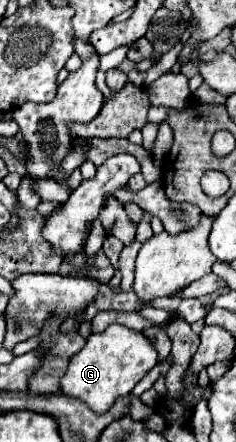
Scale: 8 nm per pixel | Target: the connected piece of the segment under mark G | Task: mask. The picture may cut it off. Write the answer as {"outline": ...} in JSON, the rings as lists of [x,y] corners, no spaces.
{"outline":[[[108,326],[100,334],[92,334],[84,348],[70,358],[70,366],[60,380],[60,392],[86,402],[94,412],[106,412],[118,396],[130,394],[130,390],[146,376],[158,362],[158,350],[144,332],[134,332],[126,326]]]}

